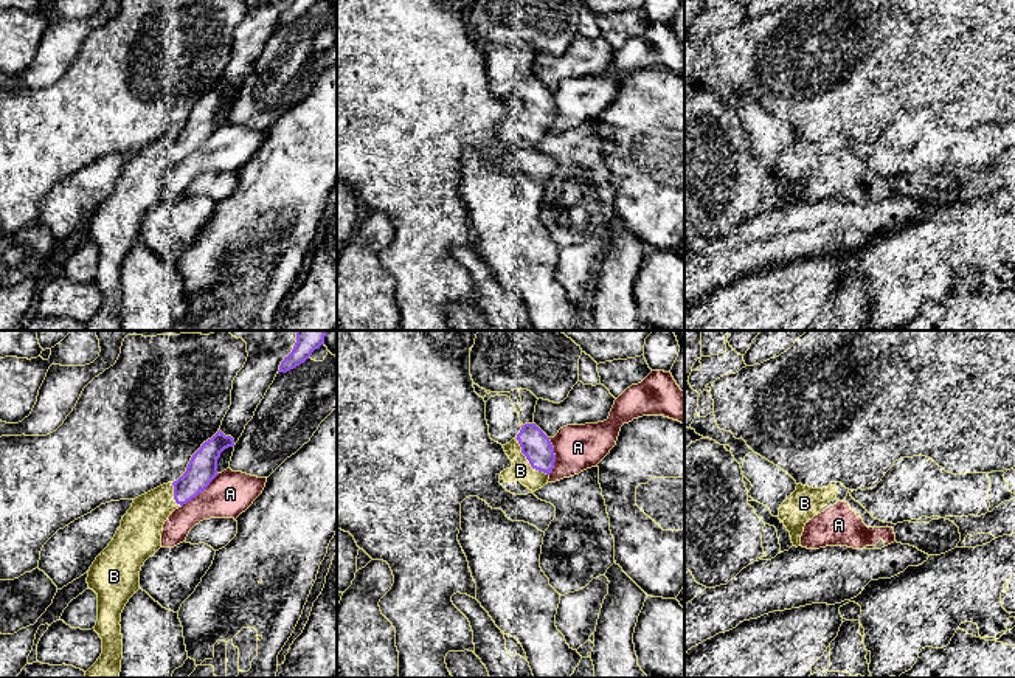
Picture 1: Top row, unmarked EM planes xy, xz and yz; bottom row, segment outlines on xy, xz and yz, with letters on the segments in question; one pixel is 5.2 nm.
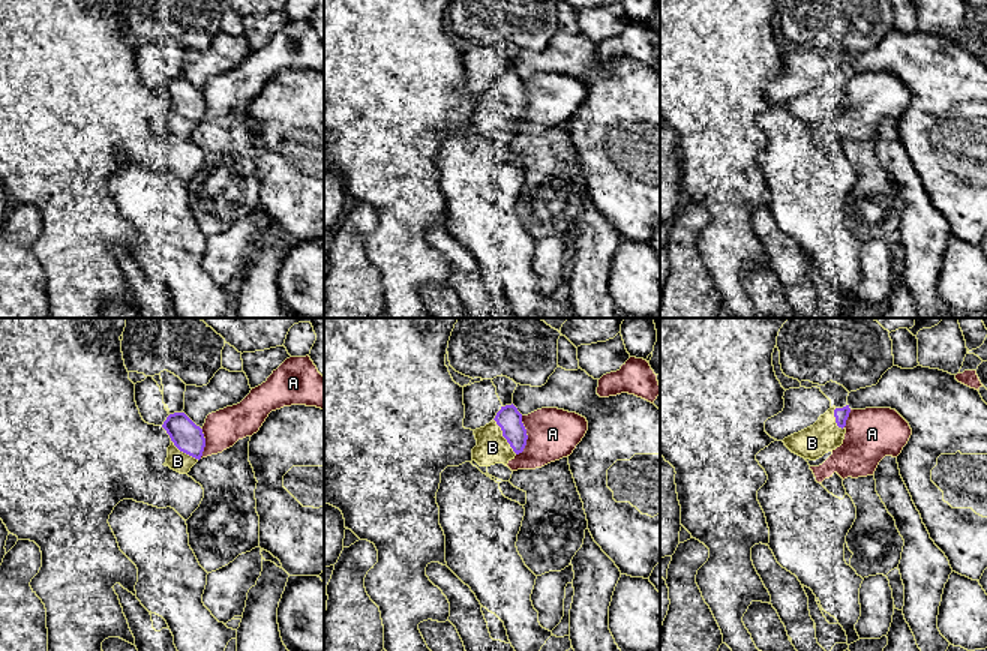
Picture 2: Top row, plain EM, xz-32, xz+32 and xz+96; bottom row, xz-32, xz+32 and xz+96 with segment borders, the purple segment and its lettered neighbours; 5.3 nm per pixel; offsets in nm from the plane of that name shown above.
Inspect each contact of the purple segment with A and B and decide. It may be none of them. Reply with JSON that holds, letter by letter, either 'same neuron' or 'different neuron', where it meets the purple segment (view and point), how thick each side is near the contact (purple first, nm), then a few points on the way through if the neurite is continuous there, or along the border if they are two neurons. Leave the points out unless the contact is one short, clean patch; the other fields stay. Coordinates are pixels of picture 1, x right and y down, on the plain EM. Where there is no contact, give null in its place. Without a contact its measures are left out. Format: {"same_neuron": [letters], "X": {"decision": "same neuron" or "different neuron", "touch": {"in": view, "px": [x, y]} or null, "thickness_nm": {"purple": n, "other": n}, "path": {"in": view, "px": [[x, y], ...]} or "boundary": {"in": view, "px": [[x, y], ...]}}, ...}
{"same_neuron": ["B"], "A": {"decision": "different neuron", "touch": {"in": "xy", "px": [200, 143]}, "thickness_nm": {"purple": 160, "other": 240}}, "B": {"decision": "same neuron", "touch": {"in": "xz", "px": [528, 112]}, "thickness_nm": {"purple": 160, "other": 110}}}

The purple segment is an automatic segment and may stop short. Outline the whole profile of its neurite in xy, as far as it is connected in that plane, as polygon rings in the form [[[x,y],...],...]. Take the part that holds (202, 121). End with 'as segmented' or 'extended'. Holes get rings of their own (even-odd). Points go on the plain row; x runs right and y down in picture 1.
[[[219,82],[192,107],[177,133],[135,150],[113,192],[90,219],[87,236],[98,247],[95,284],[102,292],[102,306],[85,324],[85,330],[120,330],[121,265],[140,242],[141,219],[161,200],[168,169],[203,144],[219,127],[217,112],[228,99],[234,99],[234,92]]]; extended

